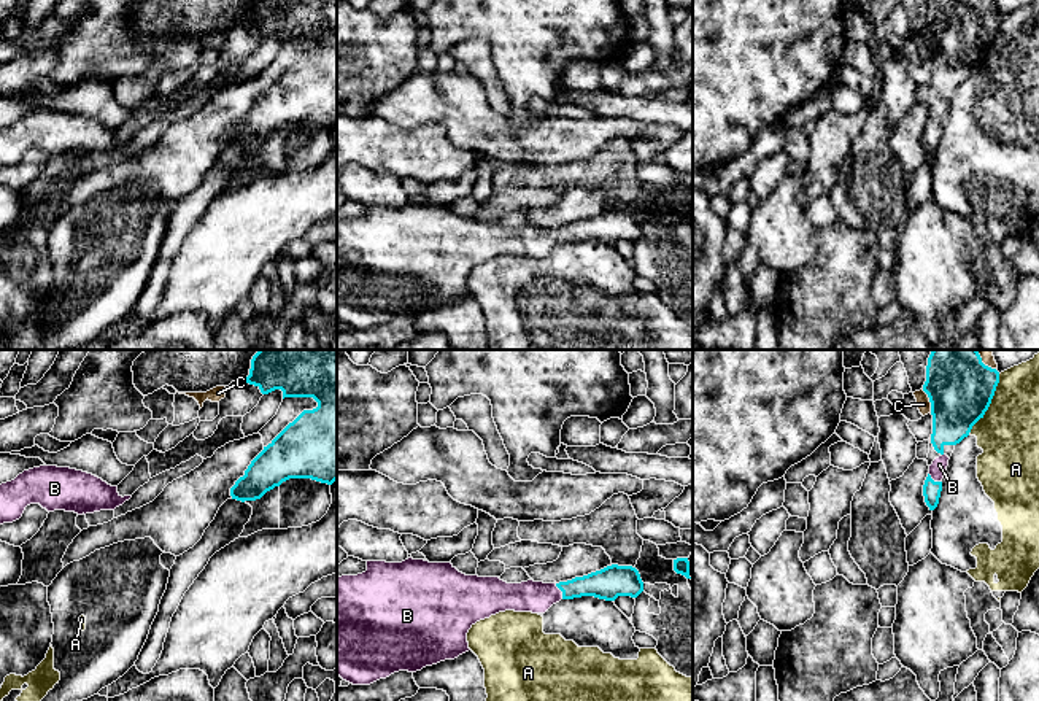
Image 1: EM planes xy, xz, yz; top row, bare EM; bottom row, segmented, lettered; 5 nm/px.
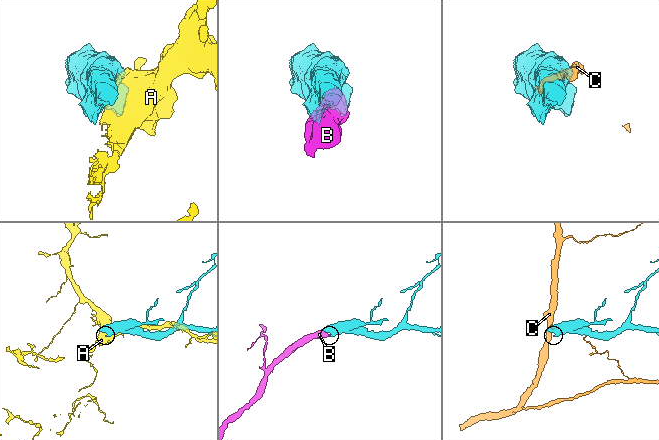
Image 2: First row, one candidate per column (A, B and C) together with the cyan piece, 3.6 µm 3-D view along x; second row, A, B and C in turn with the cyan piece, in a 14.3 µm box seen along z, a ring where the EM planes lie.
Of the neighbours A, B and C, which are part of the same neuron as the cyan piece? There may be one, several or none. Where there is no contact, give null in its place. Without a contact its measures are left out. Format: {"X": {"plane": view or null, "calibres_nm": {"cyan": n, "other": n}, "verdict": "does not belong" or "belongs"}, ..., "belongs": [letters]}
{"A": {"plane": "yz", "calibres_nm": {"cyan": 340, "other": 300}, "verdict": "does not belong"}, "B": {"plane": "xz", "calibres_nm": {"cyan": 160, "other": 160}, "verdict": "belongs"}, "C": {"plane": "yz", "calibres_nm": {"cyan": 340, "other": 70}, "verdict": "does not belong"}, "belongs": ["B"]}

